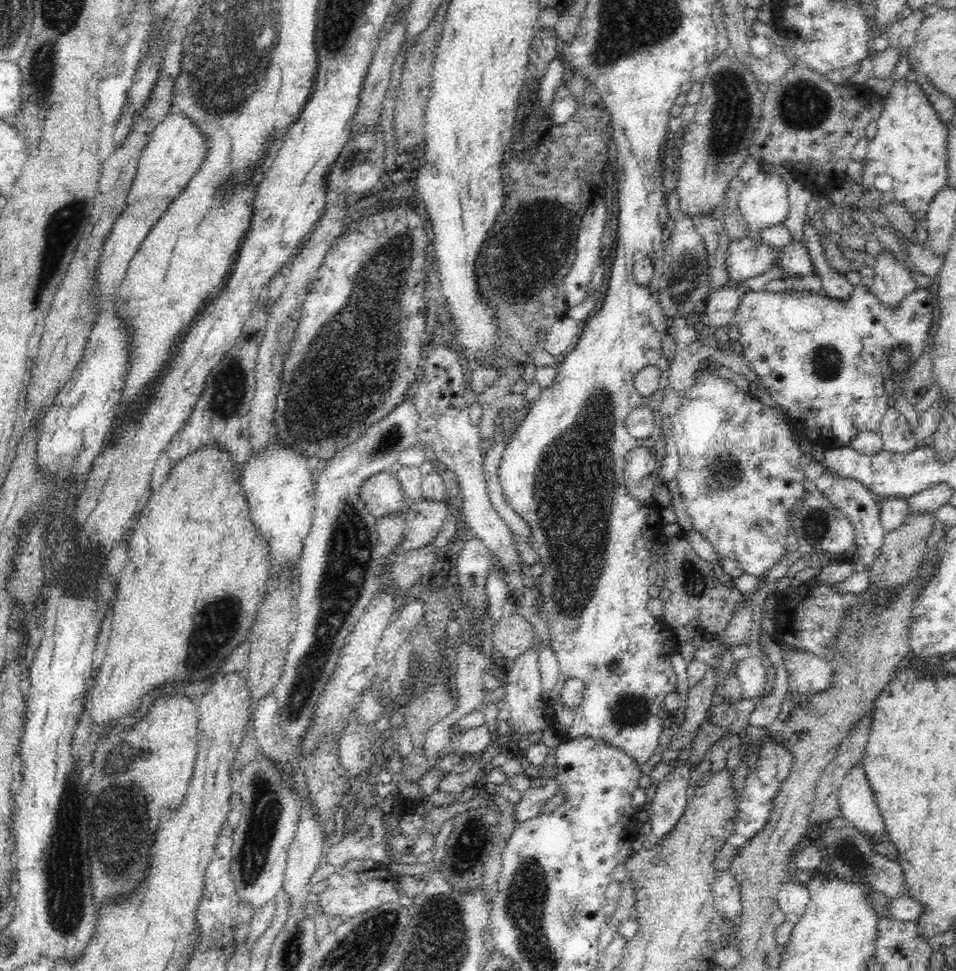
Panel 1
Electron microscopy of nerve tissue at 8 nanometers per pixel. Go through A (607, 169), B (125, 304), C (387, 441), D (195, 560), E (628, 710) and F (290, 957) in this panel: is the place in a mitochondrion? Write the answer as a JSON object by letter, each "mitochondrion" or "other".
{"A":"other","B":"other","C":"mitochondrion","D":"other","E":"mitochondrion","F":"mitochondrion"}

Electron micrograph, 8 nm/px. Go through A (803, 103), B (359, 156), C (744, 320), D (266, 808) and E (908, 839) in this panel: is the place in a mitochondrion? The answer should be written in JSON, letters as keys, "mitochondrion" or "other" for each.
{"A":"mitochondrion","B":"mitochondrion","C":"other","D":"mitochondrion","E":"other"}

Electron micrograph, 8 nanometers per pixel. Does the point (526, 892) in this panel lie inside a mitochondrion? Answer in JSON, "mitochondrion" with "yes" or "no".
{"mitochondrion":"yes"}

